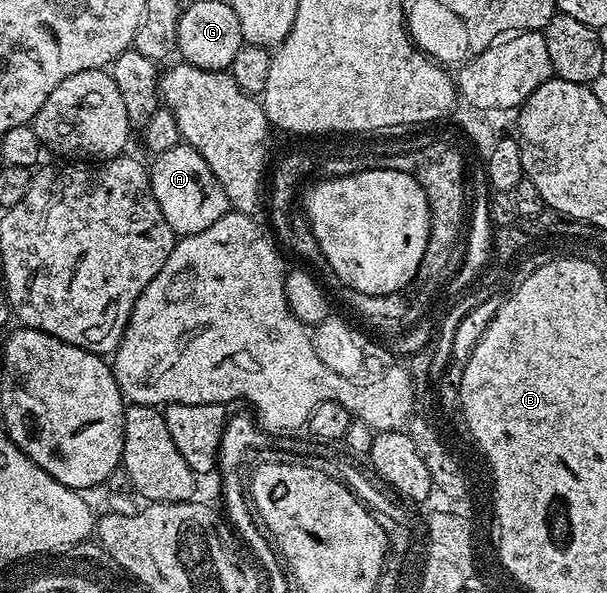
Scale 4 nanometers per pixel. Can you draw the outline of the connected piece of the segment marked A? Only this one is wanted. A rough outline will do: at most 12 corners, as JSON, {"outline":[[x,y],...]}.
{"outline":[[183,142],[153,157],[152,194],[175,237],[231,211],[208,162]]}

